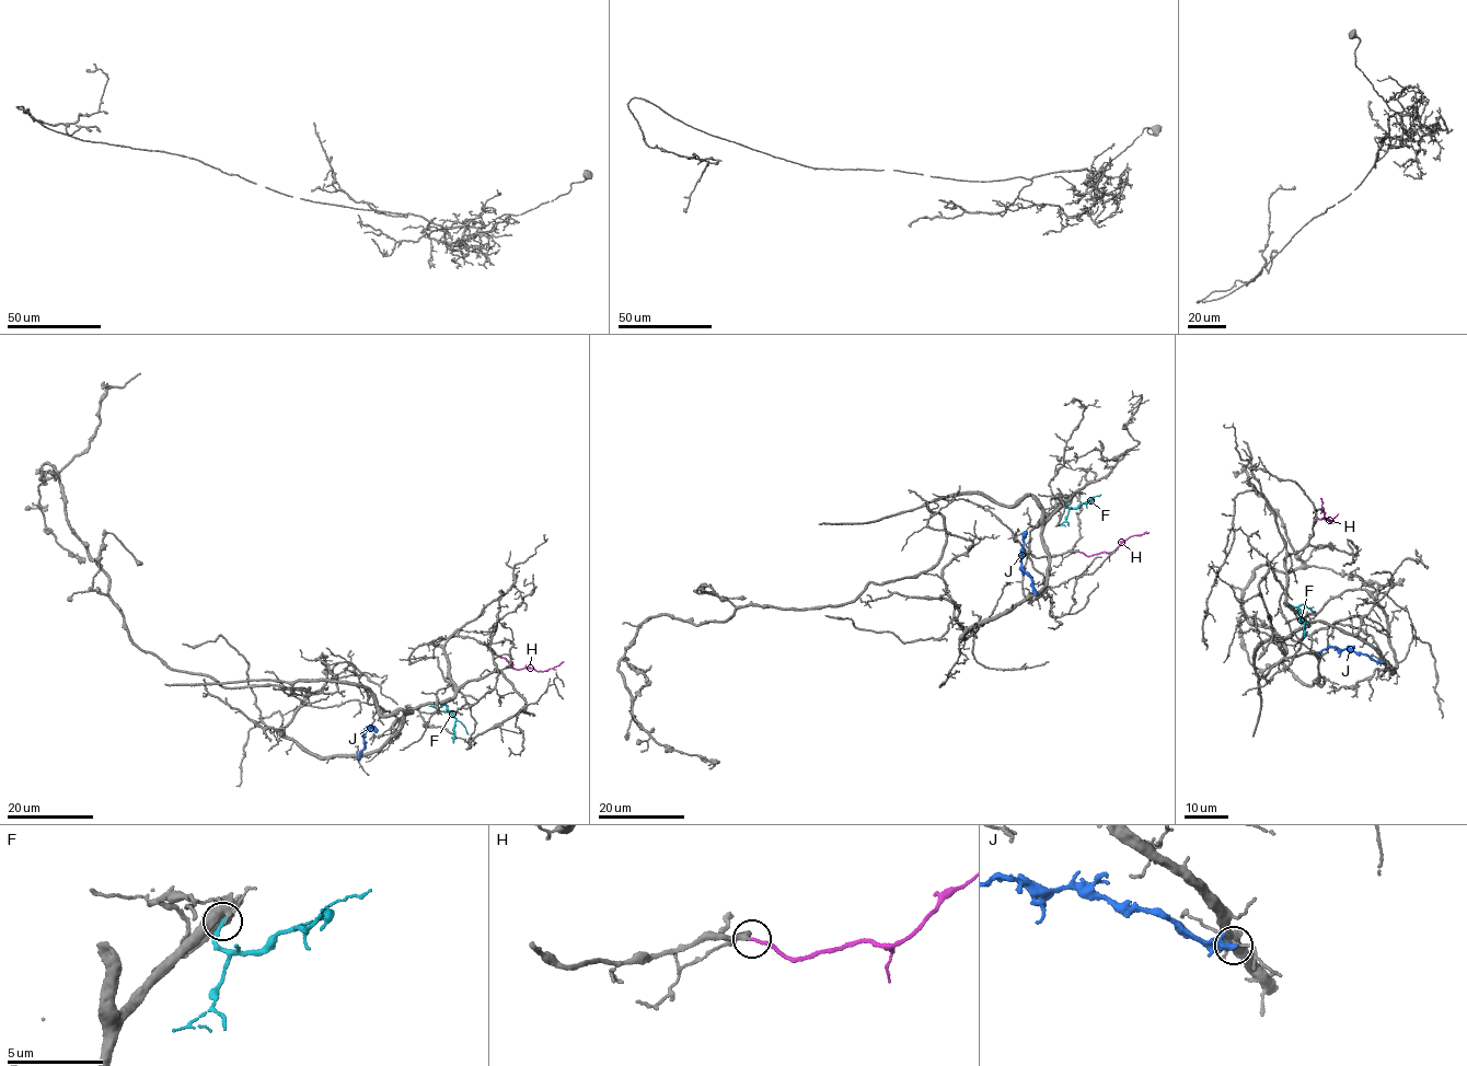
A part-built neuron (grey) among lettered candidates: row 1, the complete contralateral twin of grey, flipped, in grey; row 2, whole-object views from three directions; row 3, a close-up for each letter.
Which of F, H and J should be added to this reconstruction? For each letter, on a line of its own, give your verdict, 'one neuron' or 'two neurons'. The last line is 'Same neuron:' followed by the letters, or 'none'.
F: one neuron
H: one neuron
J: two neurons
Same neuron: F, H

